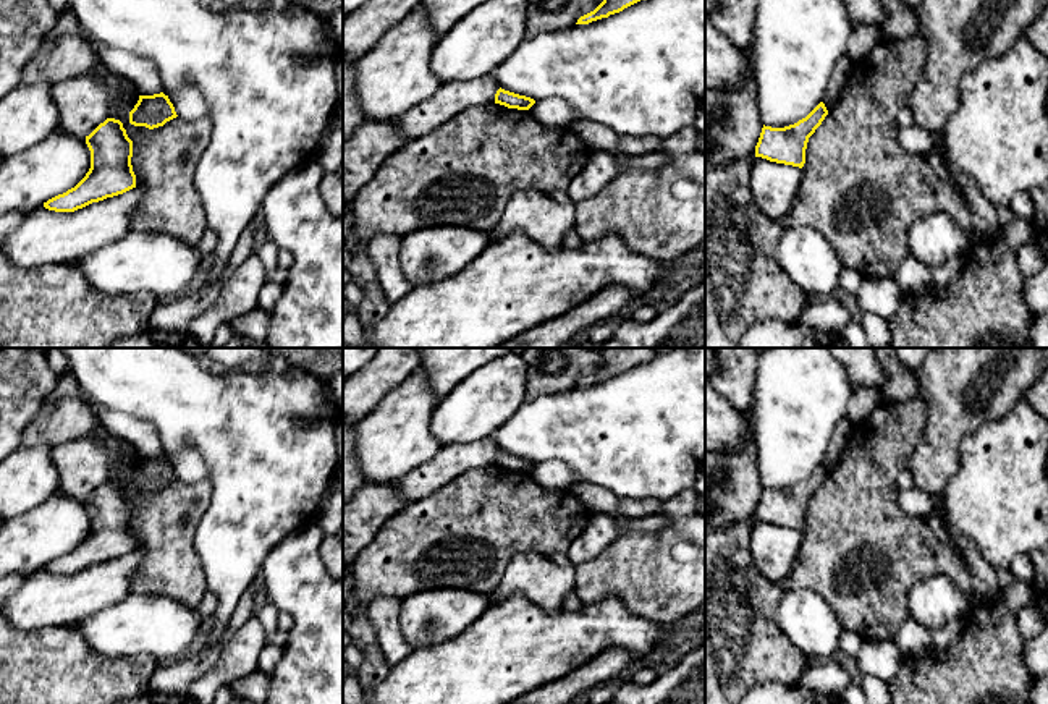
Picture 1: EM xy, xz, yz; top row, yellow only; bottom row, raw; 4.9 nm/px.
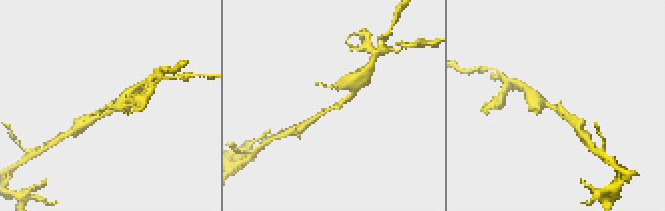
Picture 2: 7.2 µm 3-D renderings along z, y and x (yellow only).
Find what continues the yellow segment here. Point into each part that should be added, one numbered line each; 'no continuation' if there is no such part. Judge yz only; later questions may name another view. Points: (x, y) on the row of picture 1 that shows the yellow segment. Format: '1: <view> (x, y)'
no continuation

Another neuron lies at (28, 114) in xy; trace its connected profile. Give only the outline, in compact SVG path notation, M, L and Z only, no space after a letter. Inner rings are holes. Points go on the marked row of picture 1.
M24 84L0 100L0 157L21 154L42 142L58 126L53 84Z

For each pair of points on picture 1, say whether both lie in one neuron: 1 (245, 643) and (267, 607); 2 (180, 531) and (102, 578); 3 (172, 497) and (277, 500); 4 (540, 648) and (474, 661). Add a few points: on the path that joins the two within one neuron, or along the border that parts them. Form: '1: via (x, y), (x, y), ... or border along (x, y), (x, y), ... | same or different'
1: border along (253, 615), (267, 635) | different
2: border along (141, 549), (143, 560), (131, 588) | different
3: border along (209, 479), (211, 502), (194, 534) | different
4: via (524, 648), (515, 648), (497, 661), (490, 661) | same

